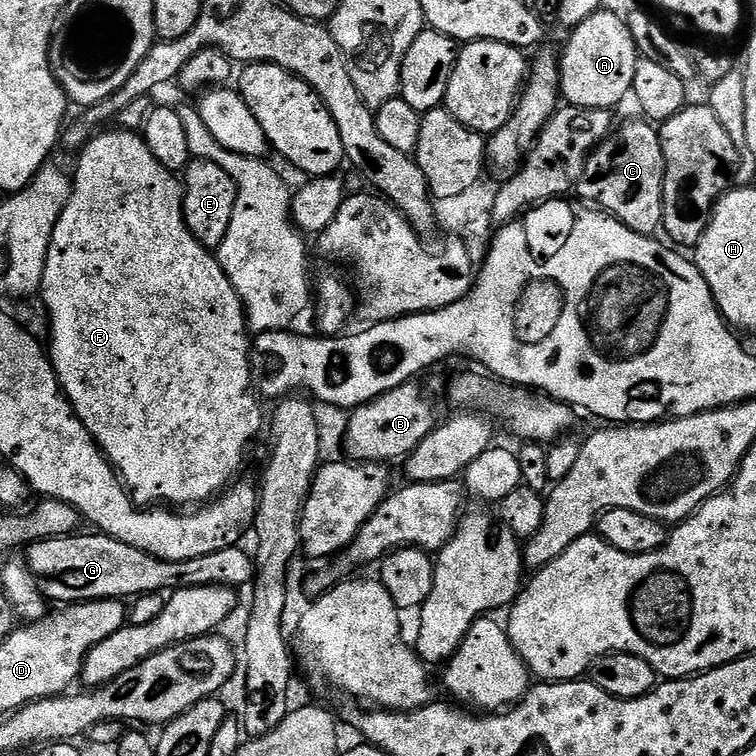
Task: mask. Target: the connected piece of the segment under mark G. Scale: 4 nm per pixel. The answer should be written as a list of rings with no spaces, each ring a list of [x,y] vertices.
[[[103,534],[92,536],[54,536],[51,540],[37,540],[29,543],[26,563],[29,570],[43,581],[42,591],[49,601],[64,600],[65,605],[77,602],[91,602],[94,600],[119,600],[121,598],[135,598],[145,592],[163,593],[164,588],[175,590],[178,588],[193,588],[194,586],[210,586],[220,584],[223,588],[243,589],[243,584],[251,585],[254,580],[254,560],[251,555],[243,552],[243,547],[218,550],[218,554],[206,554],[206,558],[190,558],[186,562],[170,562],[169,560],[155,560],[150,554],[142,550],[134,550],[134,546],[126,546],[126,542],[118,542],[114,538]]]

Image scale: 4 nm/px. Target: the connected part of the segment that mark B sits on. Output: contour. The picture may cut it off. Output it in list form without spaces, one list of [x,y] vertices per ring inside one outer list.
[[[416,382],[403,384],[371,400],[369,404],[351,409],[348,433],[344,436],[344,448],[348,451],[346,456],[349,461],[383,465],[387,465],[390,460],[403,461],[436,429],[436,408],[418,385]]]

